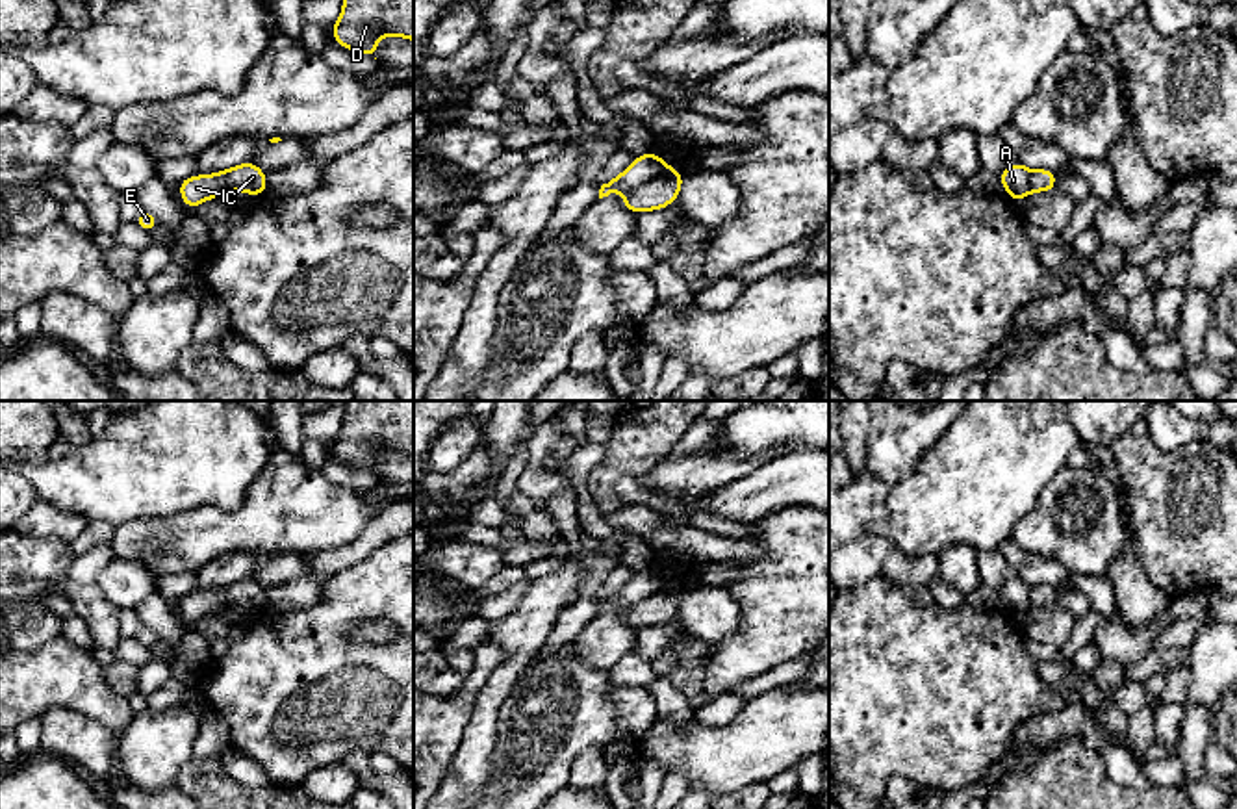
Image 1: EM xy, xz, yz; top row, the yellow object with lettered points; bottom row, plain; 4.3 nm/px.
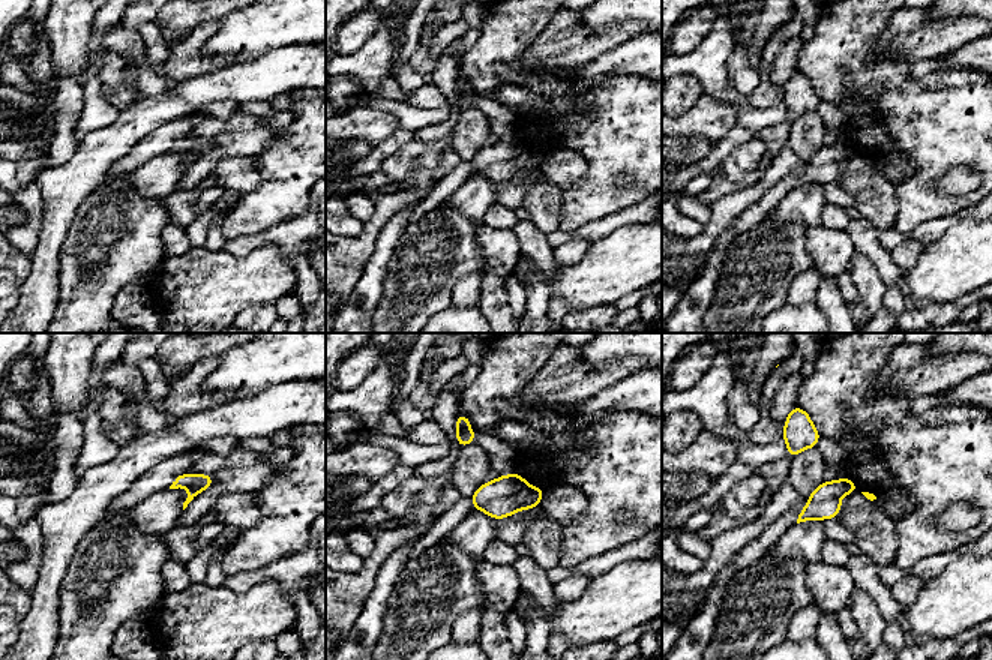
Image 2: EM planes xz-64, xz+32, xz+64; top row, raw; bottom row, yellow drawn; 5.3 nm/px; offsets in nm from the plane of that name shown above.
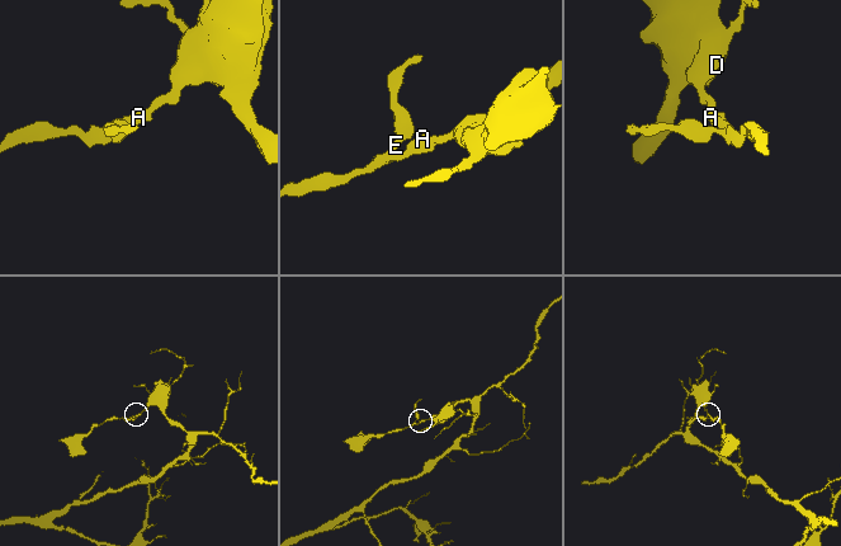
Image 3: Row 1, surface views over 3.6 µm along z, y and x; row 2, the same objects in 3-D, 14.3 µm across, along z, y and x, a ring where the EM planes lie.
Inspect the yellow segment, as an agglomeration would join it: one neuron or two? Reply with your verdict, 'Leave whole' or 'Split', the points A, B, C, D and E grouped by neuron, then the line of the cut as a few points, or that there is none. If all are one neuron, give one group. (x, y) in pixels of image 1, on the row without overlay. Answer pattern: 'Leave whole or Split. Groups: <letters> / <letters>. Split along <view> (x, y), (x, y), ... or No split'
Split. Groups: A B D / C E. Split along xz (668, 583), (624, 609)

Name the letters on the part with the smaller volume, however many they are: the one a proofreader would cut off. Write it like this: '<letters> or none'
C, E

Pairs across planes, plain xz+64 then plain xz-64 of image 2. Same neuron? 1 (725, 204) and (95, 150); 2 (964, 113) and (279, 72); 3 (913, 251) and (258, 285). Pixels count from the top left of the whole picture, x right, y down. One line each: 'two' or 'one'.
1: two
2: two
3: two

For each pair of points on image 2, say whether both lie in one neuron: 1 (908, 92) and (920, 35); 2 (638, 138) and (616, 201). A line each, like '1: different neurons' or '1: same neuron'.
1: different neurons
2: same neuron

